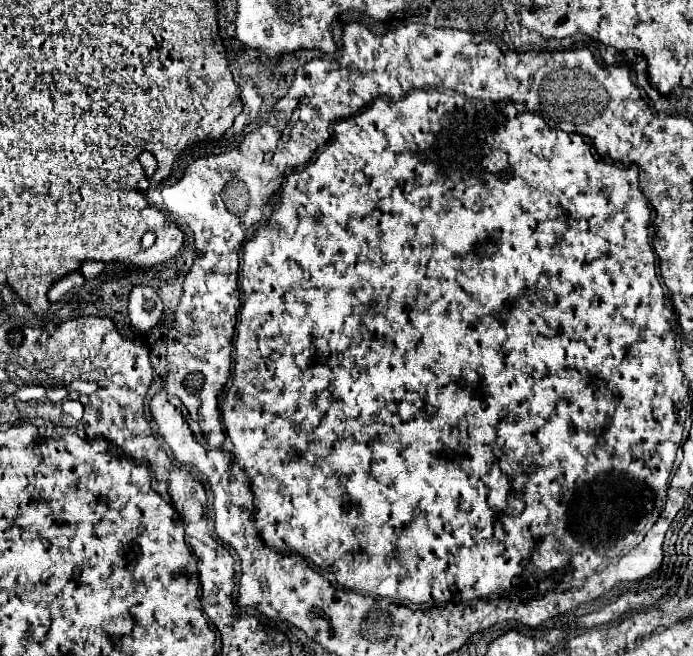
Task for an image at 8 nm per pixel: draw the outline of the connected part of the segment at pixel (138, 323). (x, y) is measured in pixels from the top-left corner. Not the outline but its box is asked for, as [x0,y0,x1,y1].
[128,286,162,332]

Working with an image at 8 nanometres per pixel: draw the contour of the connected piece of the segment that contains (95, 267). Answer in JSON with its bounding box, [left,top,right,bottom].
[80,261,106,279]

